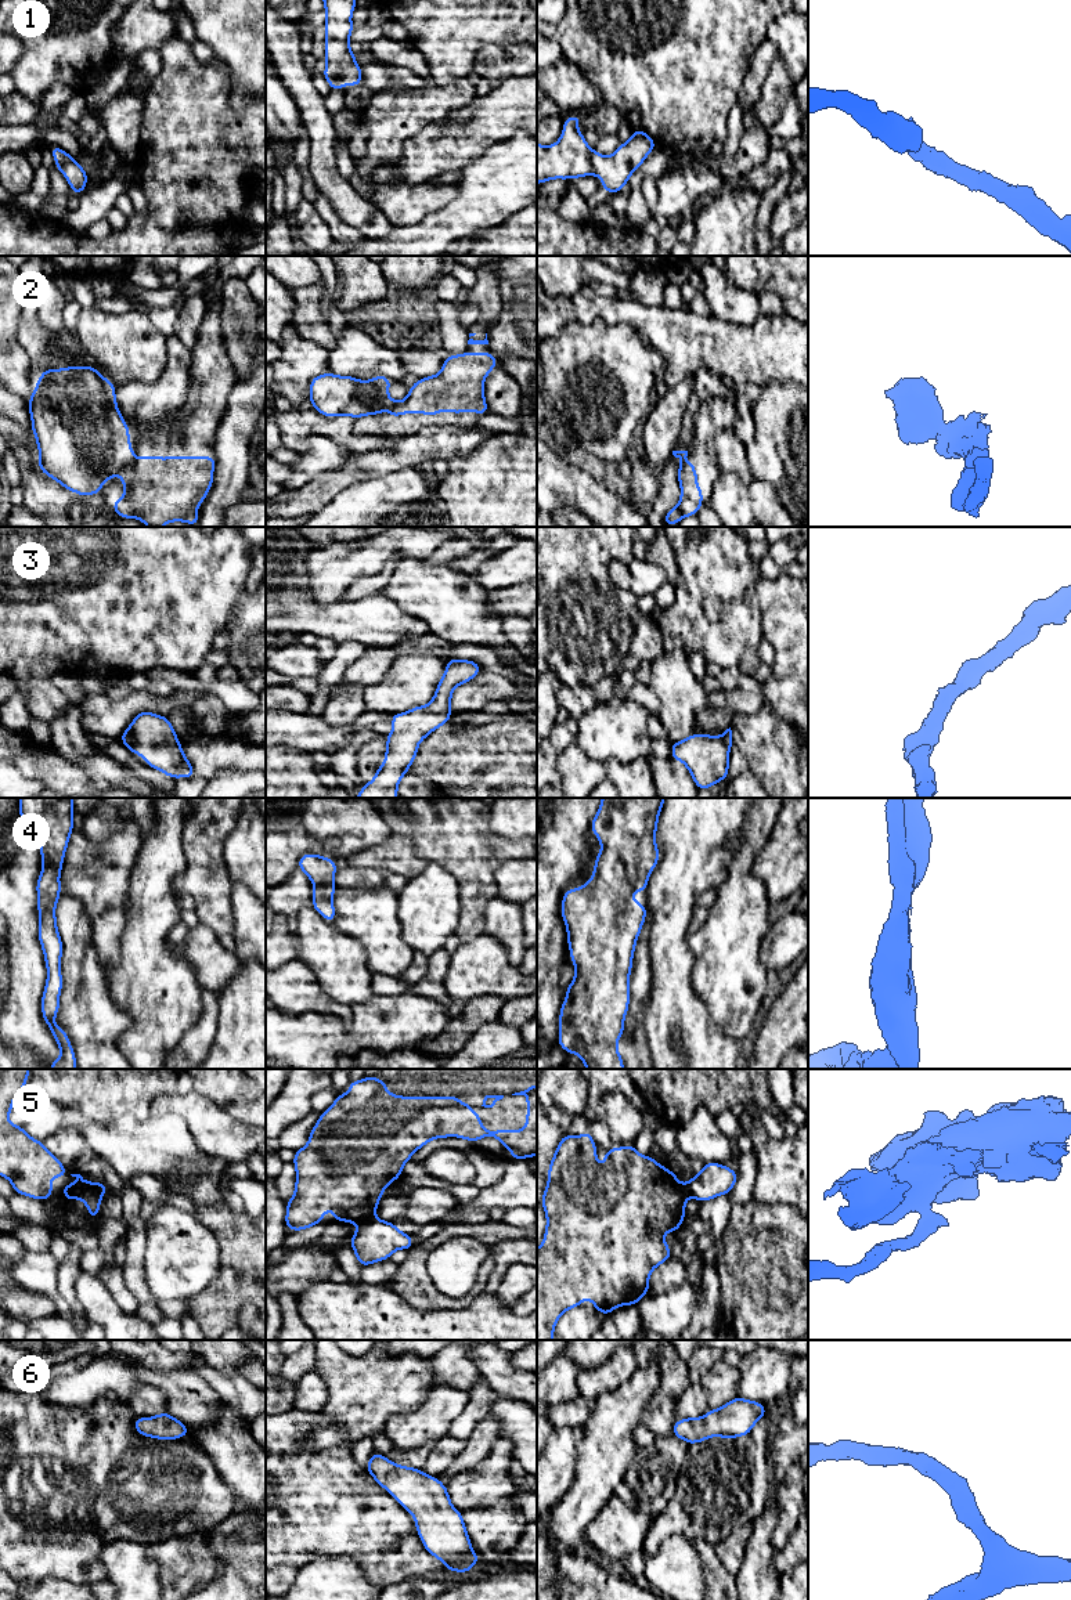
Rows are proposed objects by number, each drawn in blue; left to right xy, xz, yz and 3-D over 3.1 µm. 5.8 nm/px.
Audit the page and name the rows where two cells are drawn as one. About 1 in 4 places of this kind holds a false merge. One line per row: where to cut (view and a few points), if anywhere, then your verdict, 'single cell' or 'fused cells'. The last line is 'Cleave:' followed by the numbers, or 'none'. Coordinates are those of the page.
1: no cut; single cell
2: cut in xy along (134, 461), (121, 472); fused cells
3: no cut; single cell
4: no cut; single cell
5: cut in xz along (374, 1216), (359, 1224); fused cells
6: no cut; single cell
Cleave: 2, 5

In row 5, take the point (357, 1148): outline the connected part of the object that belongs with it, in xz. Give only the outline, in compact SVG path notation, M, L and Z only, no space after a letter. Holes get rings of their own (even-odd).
M376 1076L350 1081L349 1094L338 1094L335 1102L320 1115L311 1128L309 1142L302 1149L293 1152L293 1166L296 1170L295 1195L286 1202L285 1227L291 1231L302 1231L322 1222L324 1213L331 1209L335 1221L361 1224L375 1217L376 1206L382 1199L382 1192L397 1178L401 1170L415 1152L436 1138L458 1137L472 1144L484 1138L497 1138L505 1149L509 1149L511 1159L527 1159L537 1156L537 1084L512 1095L527 1097L527 1115L524 1130L484 1130L482 1117L475 1113L475 1108L465 1101L458 1101L457 1094L444 1099L434 1097L403 1097L386 1091L387 1081Z

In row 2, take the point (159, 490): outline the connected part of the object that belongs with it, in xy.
M141 456L122 470L126 492L111 508L148 527L172 521L196 527L196 506L212 490L214 465L214 456Z

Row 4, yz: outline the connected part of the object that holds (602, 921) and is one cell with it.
M602 798L589 827L602 846L594 874L584 886L569 888L563 895L560 913L576 975L560 1007L558 1044L566 1052L577 1054L587 1069L624 1069L617 1040L624 1034L632 958L646 920L646 904L635 903L632 893L635 889L645 893L649 875L660 860L656 830L664 799Z

